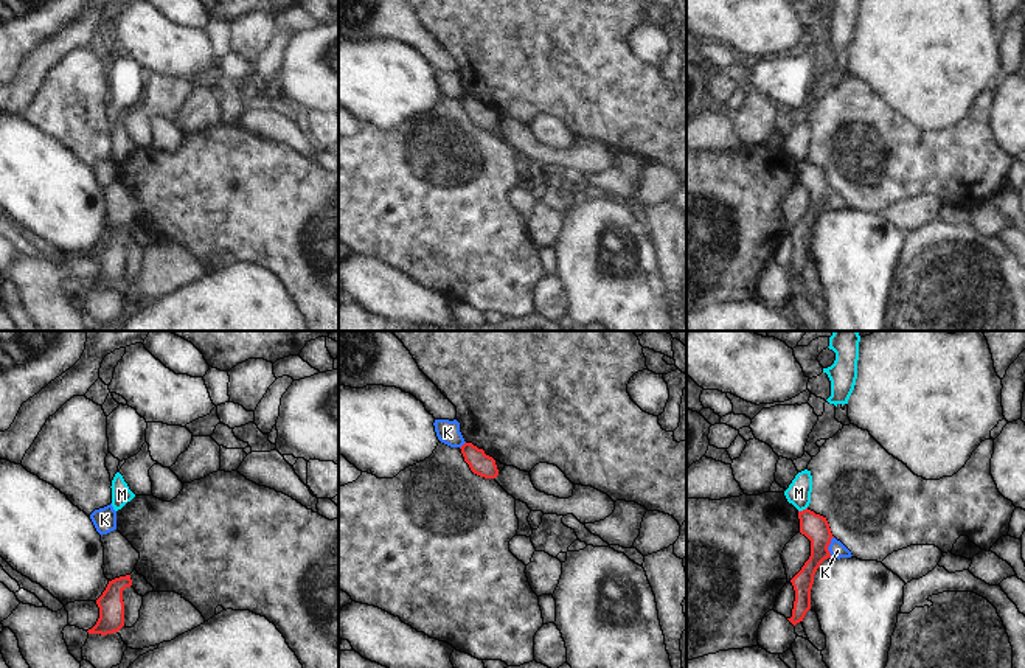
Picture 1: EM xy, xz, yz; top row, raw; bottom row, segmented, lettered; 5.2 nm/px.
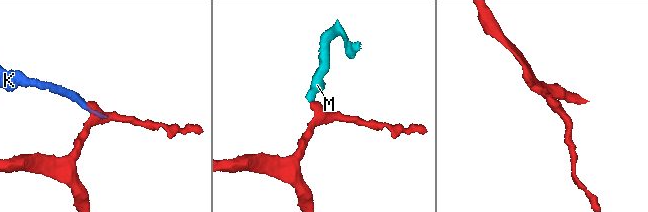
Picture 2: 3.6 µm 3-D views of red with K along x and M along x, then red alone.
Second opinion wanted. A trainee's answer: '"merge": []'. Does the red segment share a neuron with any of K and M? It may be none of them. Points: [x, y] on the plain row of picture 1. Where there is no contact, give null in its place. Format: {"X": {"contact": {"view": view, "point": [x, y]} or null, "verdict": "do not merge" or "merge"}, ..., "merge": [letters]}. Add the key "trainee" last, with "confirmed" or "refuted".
{"K": {"contact": {"view": "yz", "point": [828, 198]}, "verdict": "do not merge"}, "M": {"contact": {"view": "yz", "point": [803, 162]}, "verdict": "do not merge"}, "merge": [], "trainee": "confirmed"}

